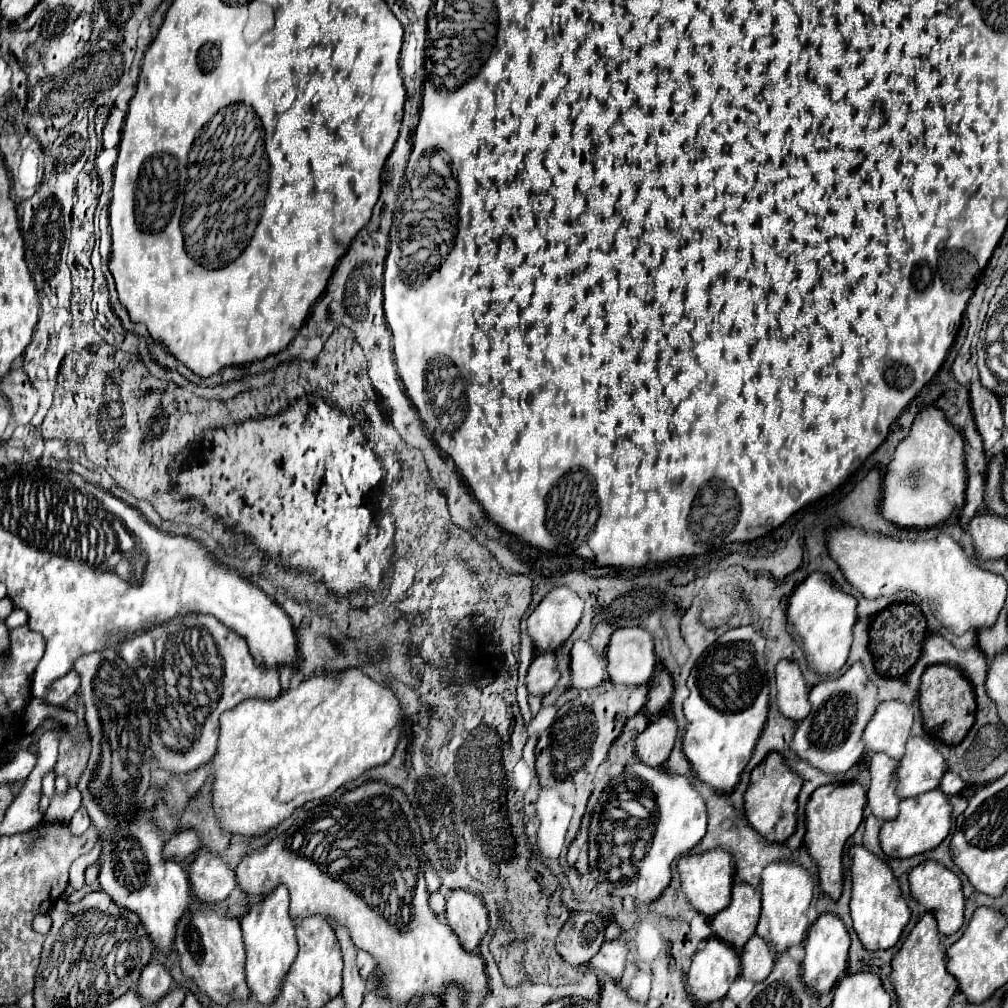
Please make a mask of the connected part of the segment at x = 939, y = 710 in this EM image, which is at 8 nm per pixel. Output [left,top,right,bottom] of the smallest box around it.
[919,664,975,744]

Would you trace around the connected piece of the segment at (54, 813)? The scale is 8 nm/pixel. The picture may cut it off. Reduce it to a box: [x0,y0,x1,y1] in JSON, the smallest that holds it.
[45,788,81,822]

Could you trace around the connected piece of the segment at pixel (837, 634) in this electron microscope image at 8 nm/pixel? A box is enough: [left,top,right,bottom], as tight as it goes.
[787,572,857,674]

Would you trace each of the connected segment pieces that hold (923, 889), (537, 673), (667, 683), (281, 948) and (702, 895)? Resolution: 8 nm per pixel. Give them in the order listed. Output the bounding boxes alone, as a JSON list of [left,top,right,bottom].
[[909,860,965,936],[527,652,559,696],[645,670,673,714],[241,888,297,1004],[677,850,733,918]]

